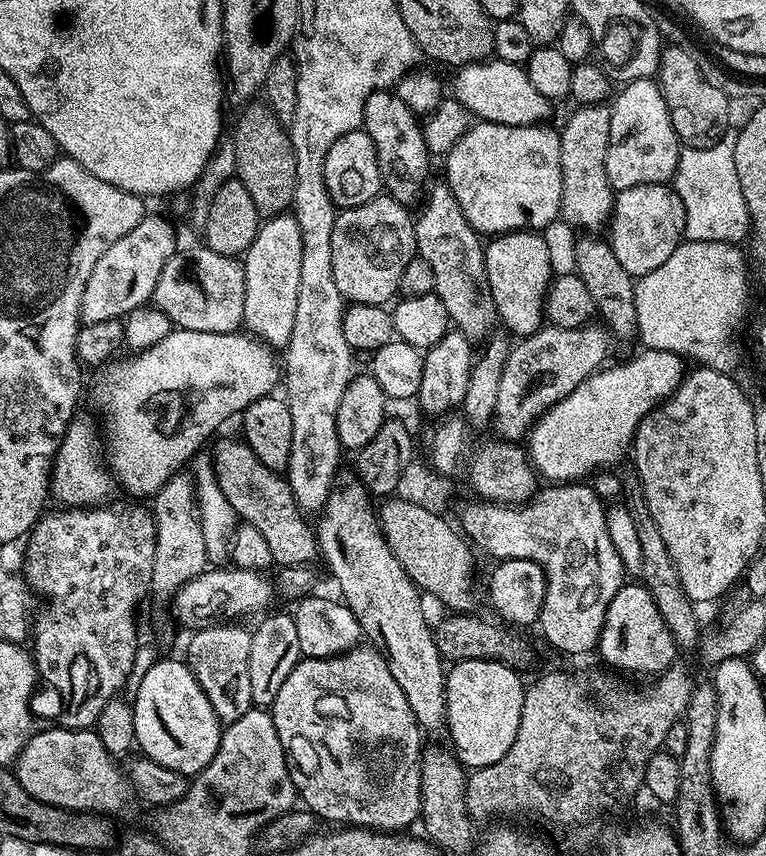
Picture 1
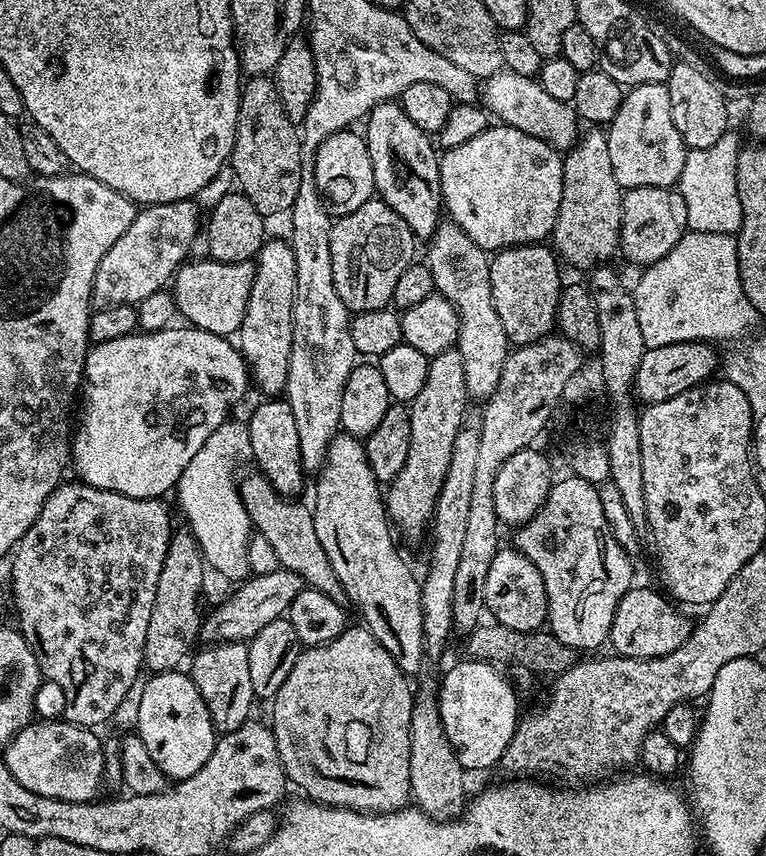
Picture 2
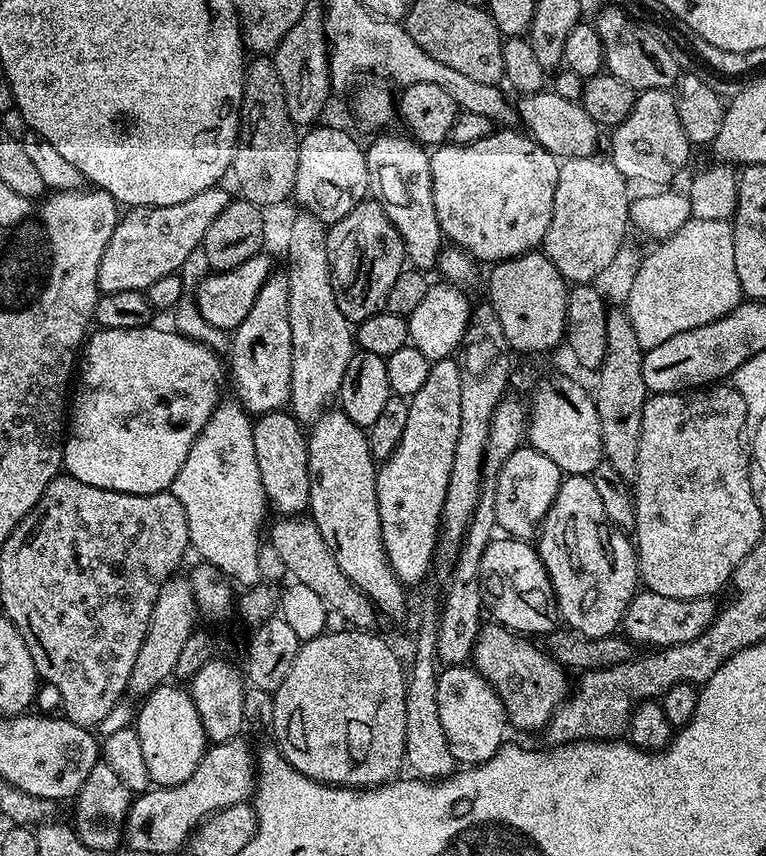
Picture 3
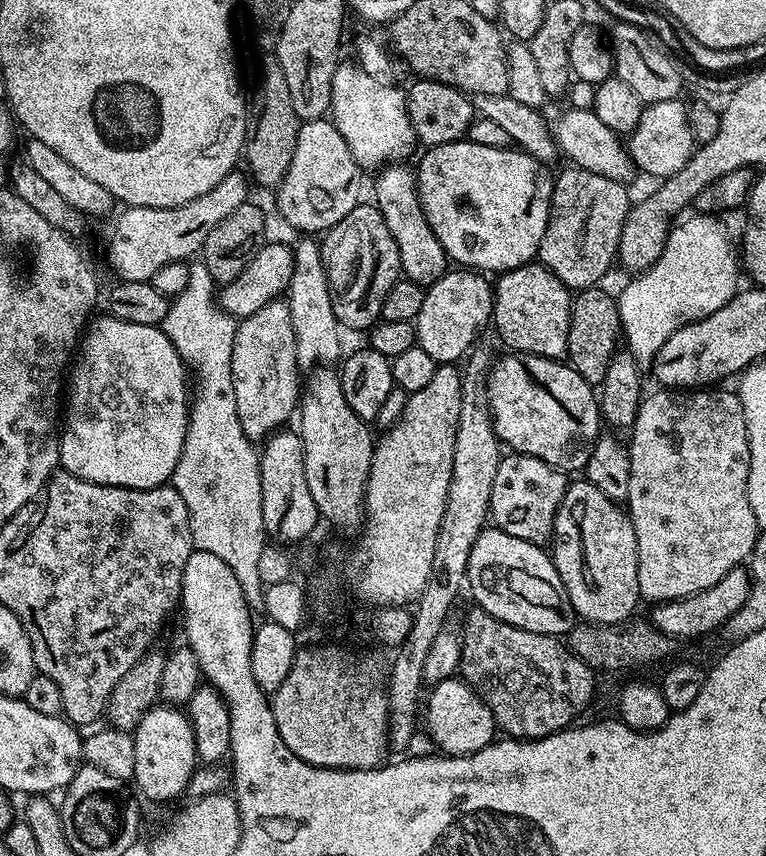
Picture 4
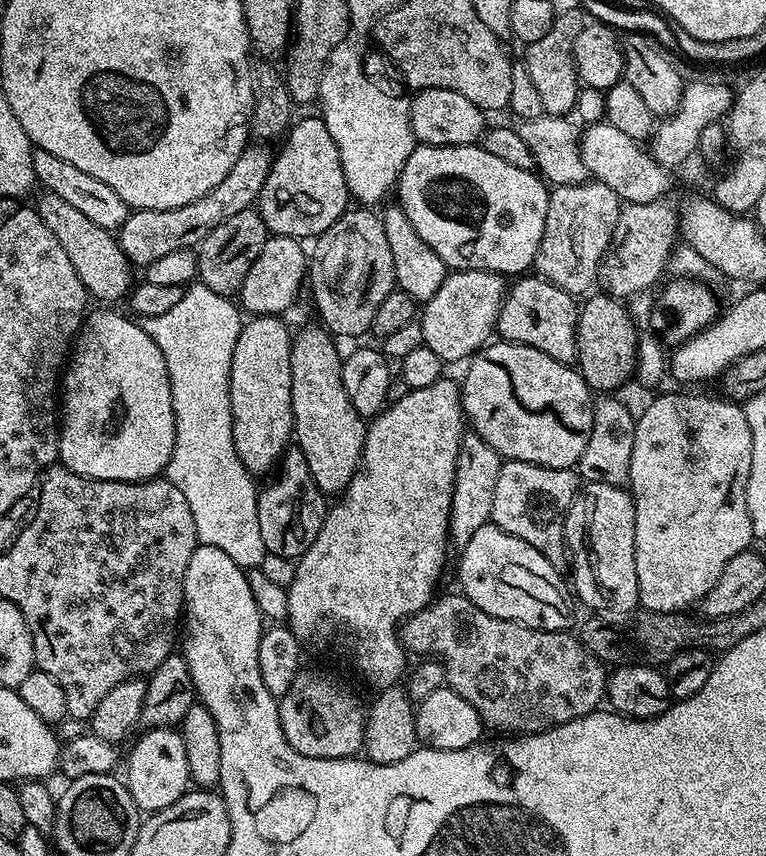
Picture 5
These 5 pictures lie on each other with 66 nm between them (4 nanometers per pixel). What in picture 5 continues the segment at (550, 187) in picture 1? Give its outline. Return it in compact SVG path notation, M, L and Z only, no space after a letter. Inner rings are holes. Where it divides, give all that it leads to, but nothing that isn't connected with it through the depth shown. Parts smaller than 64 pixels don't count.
M420 144L406 158L394 188L395 194L400 195L400 209L410 218L410 226L418 230L418 238L422 238L450 270L486 270L508 278L527 273L536 263L542 230L546 226L549 191L549 185L535 171L510 166L510 162L486 154L486 150L476 144L441 148L436 144Z

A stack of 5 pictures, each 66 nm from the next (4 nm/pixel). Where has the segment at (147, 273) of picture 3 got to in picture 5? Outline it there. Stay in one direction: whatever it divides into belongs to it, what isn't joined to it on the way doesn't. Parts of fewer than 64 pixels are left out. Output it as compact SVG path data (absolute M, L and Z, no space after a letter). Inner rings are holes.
M252 142L245 147L238 162L230 166L230 174L214 186L202 198L190 202L186 206L178 206L170 210L139 210L129 211L126 222L118 229L118 239L126 258L133 266L147 266L162 258L162 254L174 254L174 250L183 248L195 249L214 230L214 226L222 226L226 218L238 214L241 210L253 207L259 201L260 191L272 169L273 153L267 152L265 145Z

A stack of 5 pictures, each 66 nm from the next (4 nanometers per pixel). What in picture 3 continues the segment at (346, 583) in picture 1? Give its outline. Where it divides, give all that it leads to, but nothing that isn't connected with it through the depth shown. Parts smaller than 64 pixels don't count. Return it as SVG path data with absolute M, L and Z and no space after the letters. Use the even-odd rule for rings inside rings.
M339 410L323 412L315 424L311 425L308 437L308 465L310 466L310 502L308 512L310 519L316 523L326 546L330 546L330 554L334 554L334 562L342 566L342 574L366 594L366 598L381 617L389 616L392 620L400 620L408 612L408 596L406 586L396 575L388 561L384 549L384 535L380 521L380 507L376 493L377 461L372 458L368 445L368 434L346 414Z

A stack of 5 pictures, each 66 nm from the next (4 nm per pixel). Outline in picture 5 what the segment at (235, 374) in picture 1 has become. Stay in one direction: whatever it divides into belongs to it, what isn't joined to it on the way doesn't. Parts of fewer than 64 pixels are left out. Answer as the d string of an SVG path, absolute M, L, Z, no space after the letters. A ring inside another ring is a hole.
M100 306L97 312L89 311L84 317L84 323L80 325L75 341L70 349L70 359L66 364L66 371L62 376L62 419L58 424L60 437L59 463L69 468L74 474L85 476L91 480L155 480L167 469L170 462L170 454L174 450L174 434L176 423L174 422L174 406L170 394L170 378L166 370L166 358L162 350L150 338L147 329L135 319L127 320L120 312L115 312L115 307Z

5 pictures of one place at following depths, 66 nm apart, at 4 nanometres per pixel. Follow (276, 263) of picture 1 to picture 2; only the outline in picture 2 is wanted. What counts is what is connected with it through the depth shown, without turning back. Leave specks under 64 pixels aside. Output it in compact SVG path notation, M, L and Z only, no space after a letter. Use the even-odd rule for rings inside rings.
M265 239L254 258L256 273L254 286L250 286L250 302L246 302L246 314L238 333L238 347L244 362L248 366L251 383L268 398L276 398L288 387L290 370L290 350L292 349L292 315L294 314L294 294L296 293L296 271L294 270L294 250L287 239Z

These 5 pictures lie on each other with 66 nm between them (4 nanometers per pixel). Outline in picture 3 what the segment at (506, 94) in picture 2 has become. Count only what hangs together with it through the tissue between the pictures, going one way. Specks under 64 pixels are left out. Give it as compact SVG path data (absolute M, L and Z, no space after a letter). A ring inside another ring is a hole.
M551 90L529 92L521 95L519 99L519 123L524 123L527 135L537 140L550 154L554 154L561 161L583 156L592 158L597 155L596 143L599 142L602 132L592 121L590 114L586 114L583 104L562 98Z

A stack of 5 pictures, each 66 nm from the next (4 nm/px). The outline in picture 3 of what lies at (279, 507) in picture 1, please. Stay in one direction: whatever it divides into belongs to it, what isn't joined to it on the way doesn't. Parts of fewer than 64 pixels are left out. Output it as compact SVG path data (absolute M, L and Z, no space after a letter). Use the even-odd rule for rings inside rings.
M303 515L280 518L277 521L272 528L270 543L274 550L278 550L282 562L286 562L287 575L295 583L310 586L310 590L322 598L329 613L336 615L337 612L348 623L345 625L356 630L375 629L376 620L378 621L376 608L368 601L366 594L362 594L362 590L358 590L358 586L354 586L354 582L342 574L342 566L334 562L334 554L330 554L330 546L326 546L316 523Z

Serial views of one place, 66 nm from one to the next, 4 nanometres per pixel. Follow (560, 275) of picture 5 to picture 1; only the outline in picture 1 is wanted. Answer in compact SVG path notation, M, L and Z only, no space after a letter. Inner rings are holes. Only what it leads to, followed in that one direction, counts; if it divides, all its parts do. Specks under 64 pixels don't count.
M581 104L568 116L560 133L560 161L562 162L562 220L585 233L596 234L612 218L614 189L606 178L606 146L610 138L611 107L603 104Z

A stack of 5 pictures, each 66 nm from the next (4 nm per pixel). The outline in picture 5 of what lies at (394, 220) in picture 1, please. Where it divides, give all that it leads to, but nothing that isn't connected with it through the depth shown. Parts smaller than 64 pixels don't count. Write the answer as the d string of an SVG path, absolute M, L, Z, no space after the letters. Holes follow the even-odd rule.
M356 206L356 209L354 208L355 207L351 210L346 210L321 236L315 237L313 244L316 245L314 245L313 248L310 248L310 263L306 273L307 283L310 285L310 288L312 284L312 296L316 299L316 312L320 315L321 320L319 320L319 323L336 338L341 338L340 336L360 336L363 332L367 333L374 322L374 313L378 310L378 306L383 300L385 300L386 294L390 294L396 288L396 279L394 278L394 258L391 257L390 246L386 243L386 230L384 229L383 219L381 219L377 213L375 216L375 214L372 213L375 211L369 210L367 207Z

